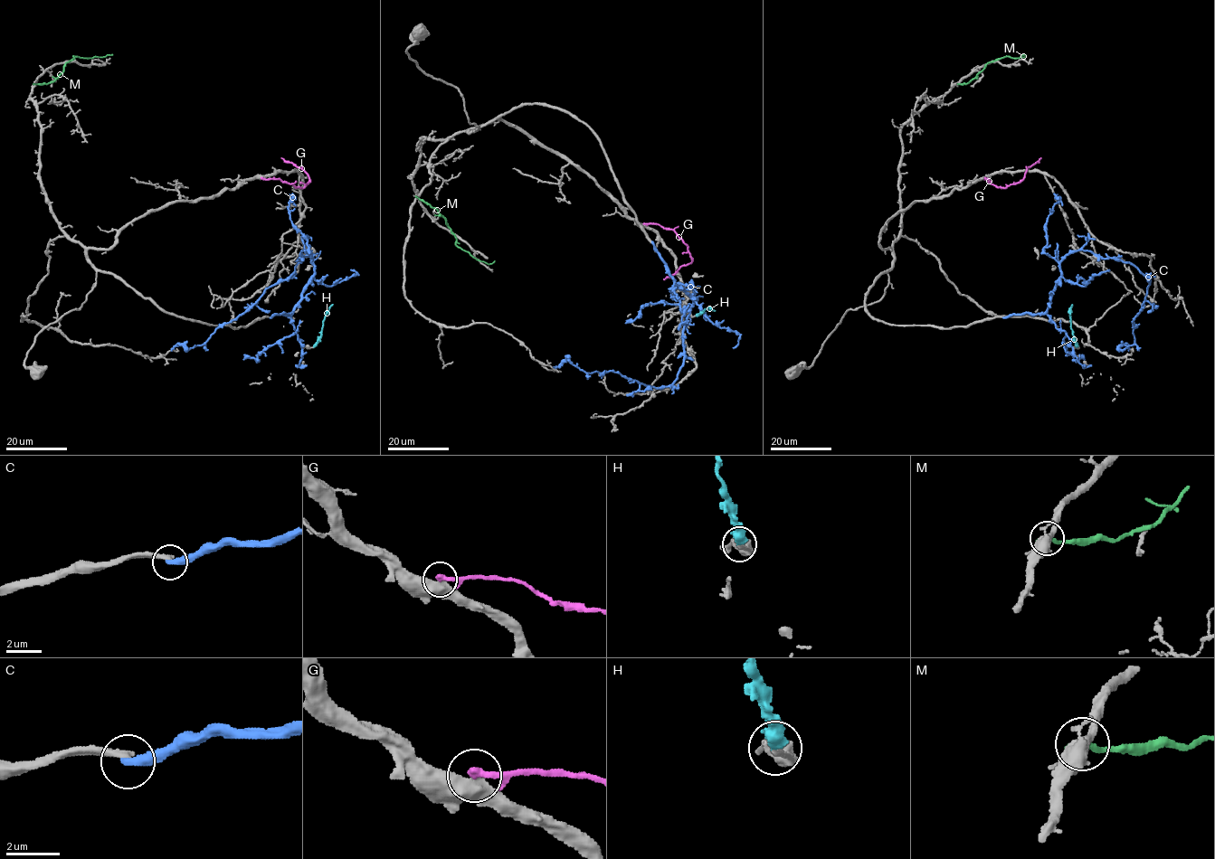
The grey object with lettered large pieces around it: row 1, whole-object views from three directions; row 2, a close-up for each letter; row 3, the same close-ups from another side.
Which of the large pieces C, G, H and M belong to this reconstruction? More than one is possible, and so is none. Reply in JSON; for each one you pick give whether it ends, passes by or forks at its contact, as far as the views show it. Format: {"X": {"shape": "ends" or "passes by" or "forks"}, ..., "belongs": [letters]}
{"belongs": []}

